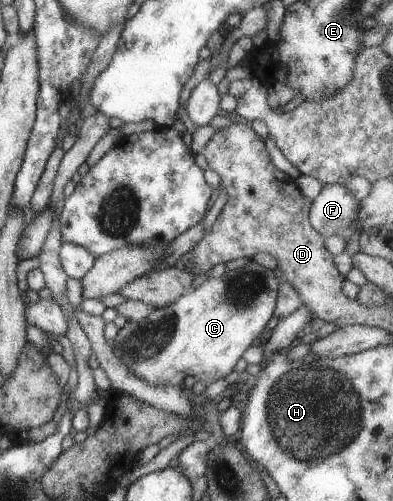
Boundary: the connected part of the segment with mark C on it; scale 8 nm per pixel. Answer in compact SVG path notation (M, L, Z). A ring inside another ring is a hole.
M249 260L244 266L226 271L219 277L206 279L188 293L177 297L171 304L154 308L137 322L126 320L111 341L110 349L131 374L149 384L169 384L182 388L193 381L211 384L225 378L245 349L261 334L267 320L273 315L279 281L267 268Z

